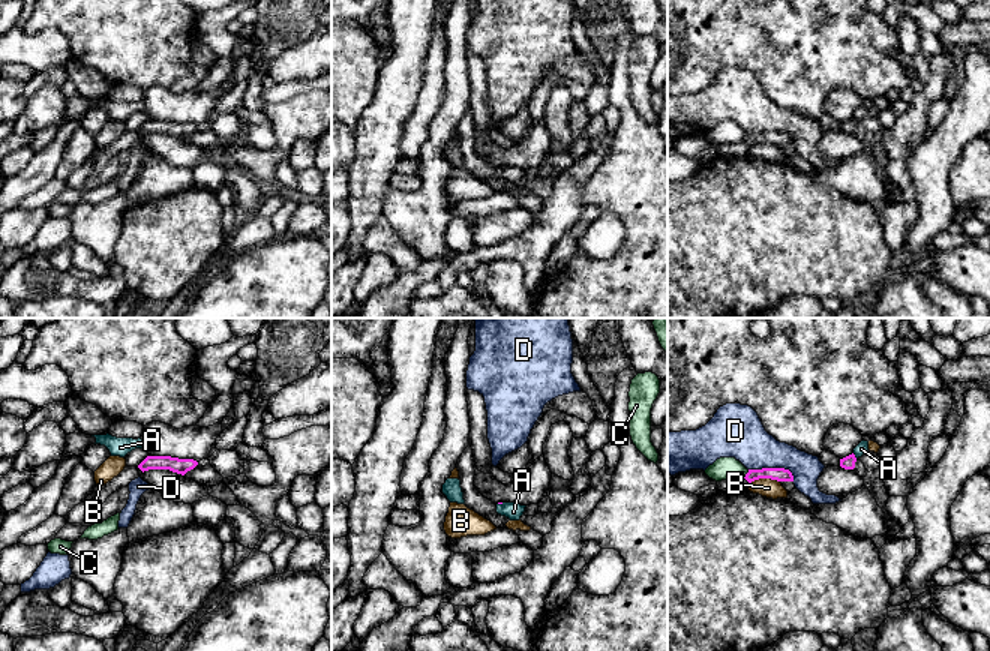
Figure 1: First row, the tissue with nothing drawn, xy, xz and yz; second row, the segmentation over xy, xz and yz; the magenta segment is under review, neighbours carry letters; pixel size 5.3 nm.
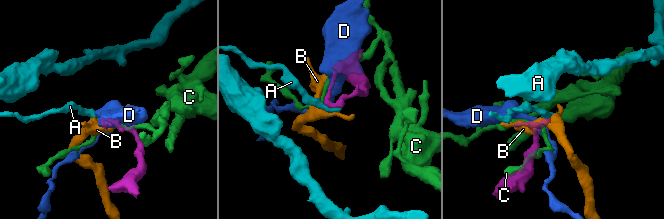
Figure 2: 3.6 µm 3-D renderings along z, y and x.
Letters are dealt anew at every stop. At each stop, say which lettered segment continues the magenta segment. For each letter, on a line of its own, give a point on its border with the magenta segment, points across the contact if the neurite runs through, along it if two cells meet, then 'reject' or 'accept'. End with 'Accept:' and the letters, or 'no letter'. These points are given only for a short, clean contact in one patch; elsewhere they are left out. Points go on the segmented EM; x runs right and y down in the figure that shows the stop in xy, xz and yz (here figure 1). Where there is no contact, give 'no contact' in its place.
A: yz (854, 456) | along yz (852, 453), (857, 458) | reject
B: yz (764, 477) | along yz (779, 480), (755, 479), (749, 483) | reject
C: yz (746, 474) | reject
D: yz (774, 468) | reject
Accept: no letter

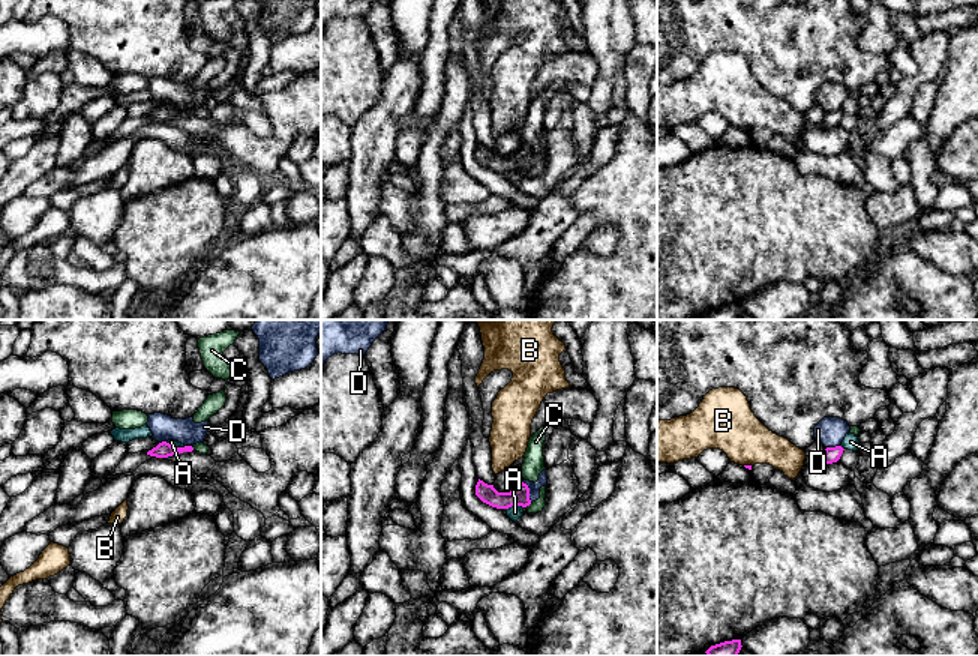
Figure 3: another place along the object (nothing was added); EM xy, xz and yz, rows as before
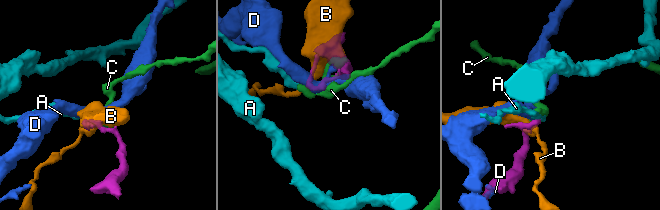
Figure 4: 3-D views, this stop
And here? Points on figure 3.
A: xz (515, 505) | along xz (522, 506), (510, 506), (507, 509) | reject
B: yz (749, 466) | reject
C: xz (528, 505) | along xz (531, 503), (525, 506) | reject
D: xz (528, 491) | along xz (522, 481), (528, 488), (528, 499), (531, 502) | reject
Accept: no letter

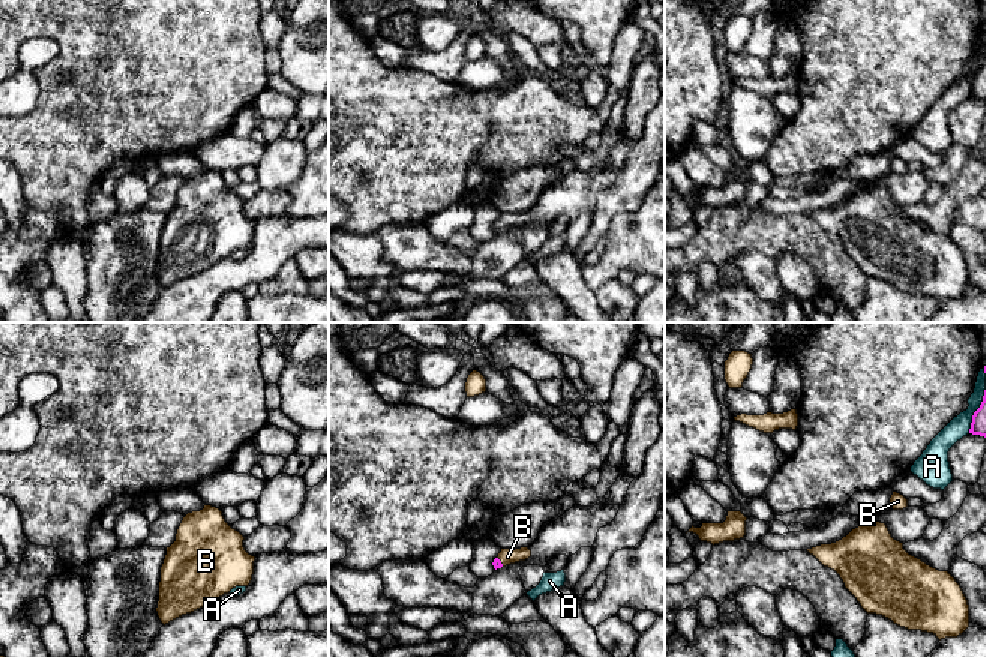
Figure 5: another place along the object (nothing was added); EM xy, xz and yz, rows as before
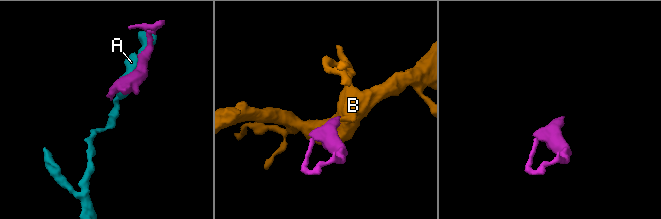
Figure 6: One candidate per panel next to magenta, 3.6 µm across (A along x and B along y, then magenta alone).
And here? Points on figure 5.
A: yz (976, 411) | reject
B: xz (500, 561) | across xz (497, 564), (500, 561), (508, 557) | accept
Accept: B

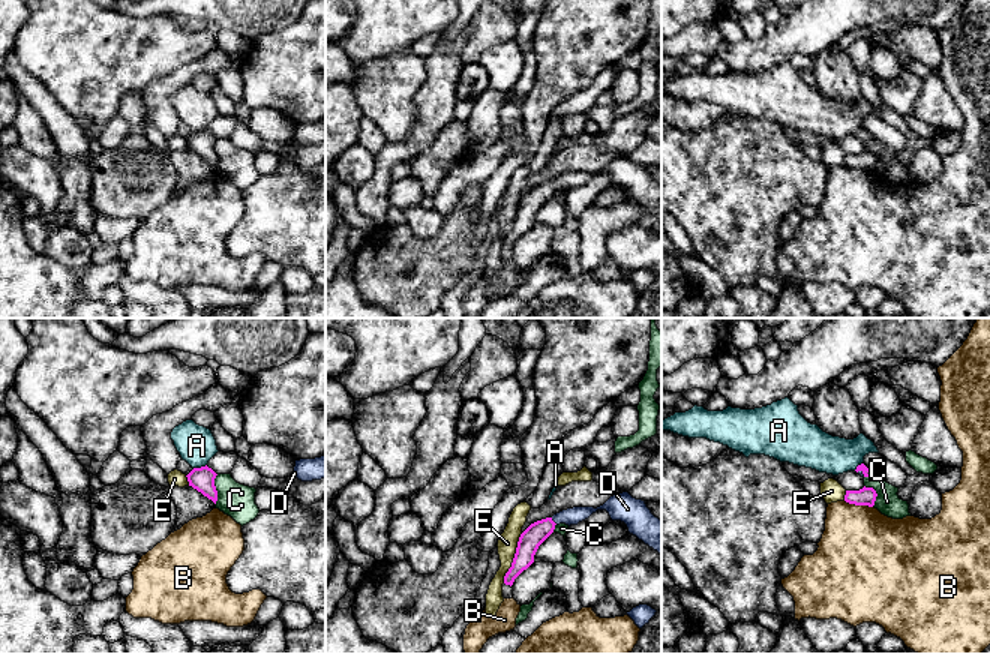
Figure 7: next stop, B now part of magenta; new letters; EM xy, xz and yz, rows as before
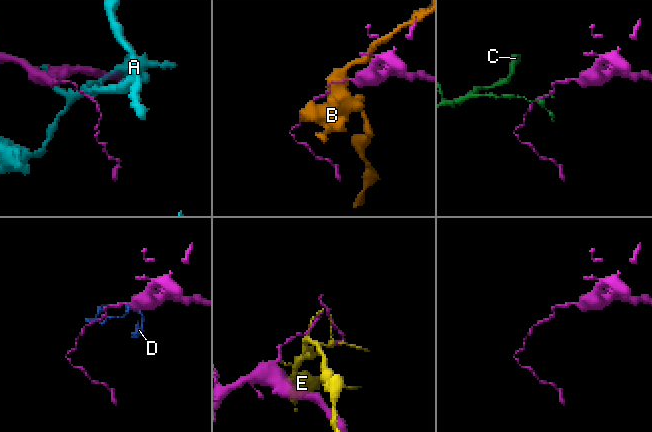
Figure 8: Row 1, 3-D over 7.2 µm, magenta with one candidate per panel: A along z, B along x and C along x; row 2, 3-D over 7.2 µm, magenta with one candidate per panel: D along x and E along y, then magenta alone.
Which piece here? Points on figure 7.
A: xy (201, 467) | reject
B: yz (858, 504) | reject
C: xy (215, 489) | along xy (218, 474), (215, 479), (215, 503) | reject
D: xz (552, 521) | across xz (530, 540), (552, 521), (572, 516) | accept
E: xz (513, 558) | reject
Accept: D

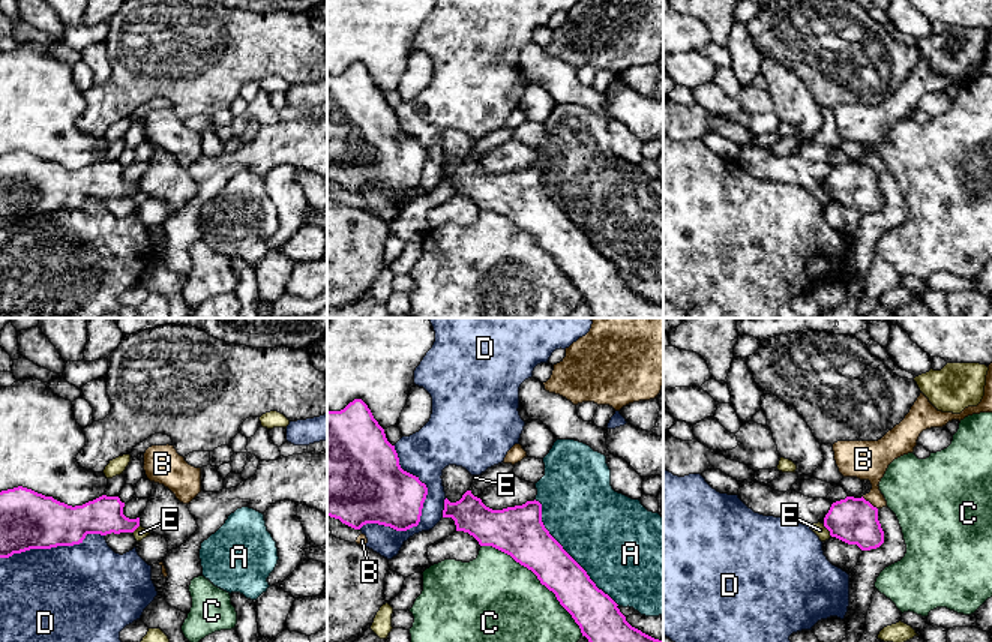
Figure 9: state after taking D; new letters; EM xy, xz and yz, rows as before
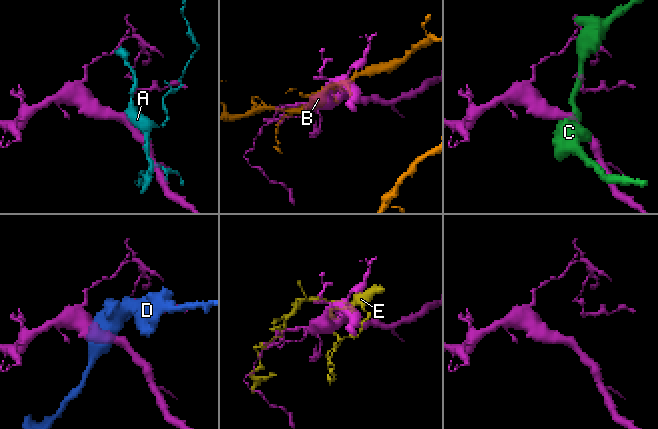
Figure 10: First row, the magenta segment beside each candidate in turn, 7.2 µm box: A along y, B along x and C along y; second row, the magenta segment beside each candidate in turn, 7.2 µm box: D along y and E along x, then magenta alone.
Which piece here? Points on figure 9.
A: xz (568, 554) | reject
B: yz (868, 501) | reject
C: xz (538, 578) | reject
D: xz (420, 512) | reject
E: yz (827, 528) | reject
Accept: no letter

